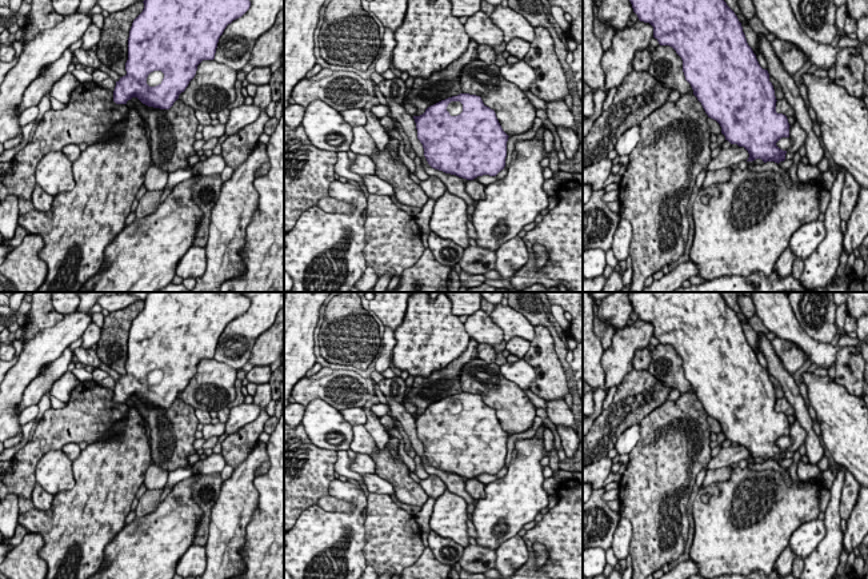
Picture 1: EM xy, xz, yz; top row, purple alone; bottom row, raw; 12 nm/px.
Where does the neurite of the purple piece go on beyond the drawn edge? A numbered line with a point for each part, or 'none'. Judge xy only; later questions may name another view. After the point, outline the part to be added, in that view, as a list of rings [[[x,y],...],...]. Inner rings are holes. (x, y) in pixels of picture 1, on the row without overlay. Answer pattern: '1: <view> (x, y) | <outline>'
1: xy (155, 376) | [[[153,370],[148,374],[147,383],[149,386],[156,386],[161,383],[163,378],[164,378],[164,372],[161,370]]]

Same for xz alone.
1: xz (455, 407) | [[[451,400],[447,406],[451,415],[457,415],[463,411],[463,403],[460,400]]]

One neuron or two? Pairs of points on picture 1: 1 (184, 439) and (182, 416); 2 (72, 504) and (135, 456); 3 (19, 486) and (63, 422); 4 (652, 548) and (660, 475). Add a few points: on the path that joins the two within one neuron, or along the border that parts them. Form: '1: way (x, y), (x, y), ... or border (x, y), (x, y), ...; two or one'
1: way (182, 434), (182, 422); one
2: way (88, 499), (119, 468); one
3: way (23, 470), (26, 459), (47, 438); one
4: way (656, 530), (656, 494); one

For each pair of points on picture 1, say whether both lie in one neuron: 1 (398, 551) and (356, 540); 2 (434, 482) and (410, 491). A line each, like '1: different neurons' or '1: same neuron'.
1: different neurons
2: different neurons

